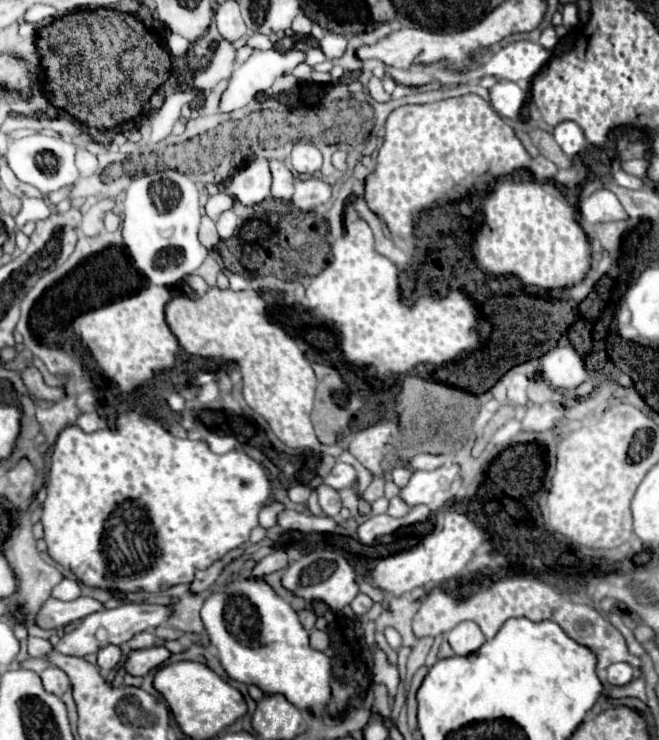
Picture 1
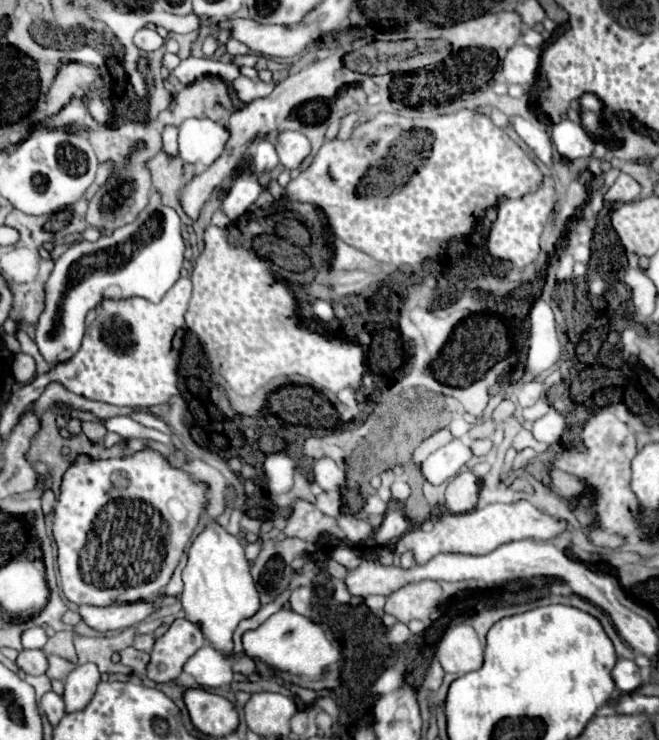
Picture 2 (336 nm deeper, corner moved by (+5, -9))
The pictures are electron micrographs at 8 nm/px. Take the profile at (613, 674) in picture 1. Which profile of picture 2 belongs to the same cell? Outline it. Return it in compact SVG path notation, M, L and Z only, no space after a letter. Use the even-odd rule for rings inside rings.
M618 659L616 661L616 667L612 669L612 677L614 677L614 683L616 687L622 691L622 693L632 693L636 691L640 685L642 685L642 677L640 677L640 669L634 661L630 659Z

